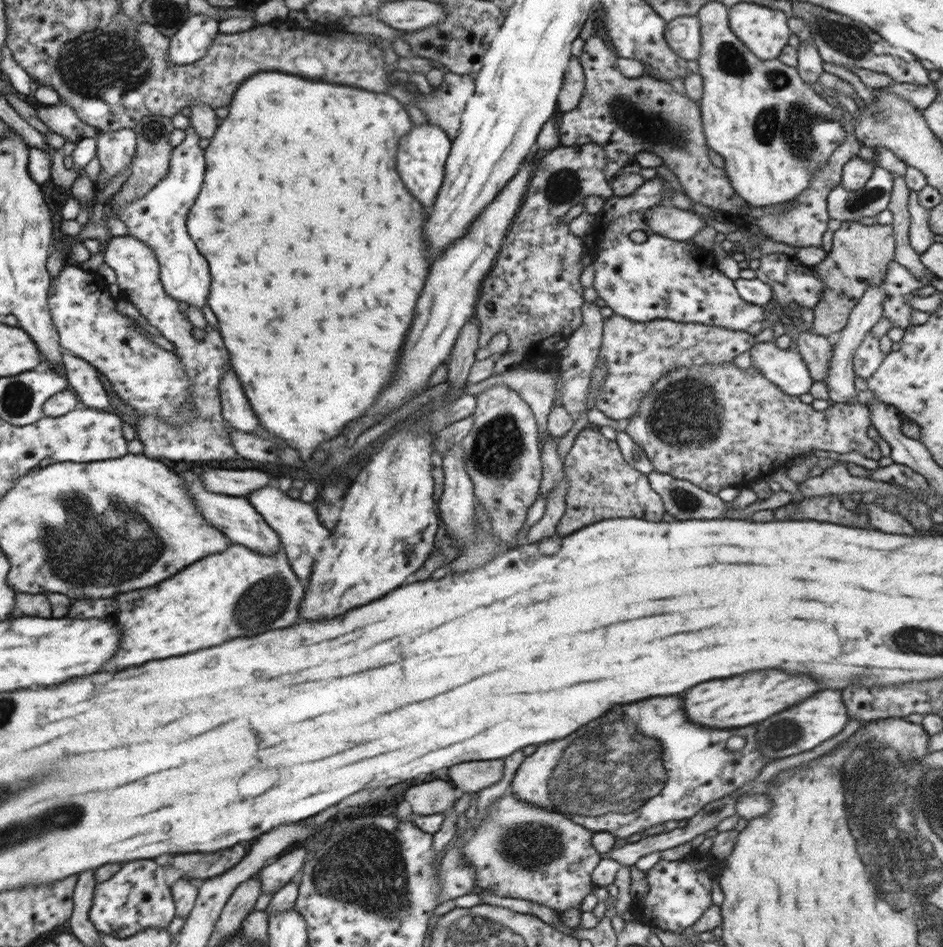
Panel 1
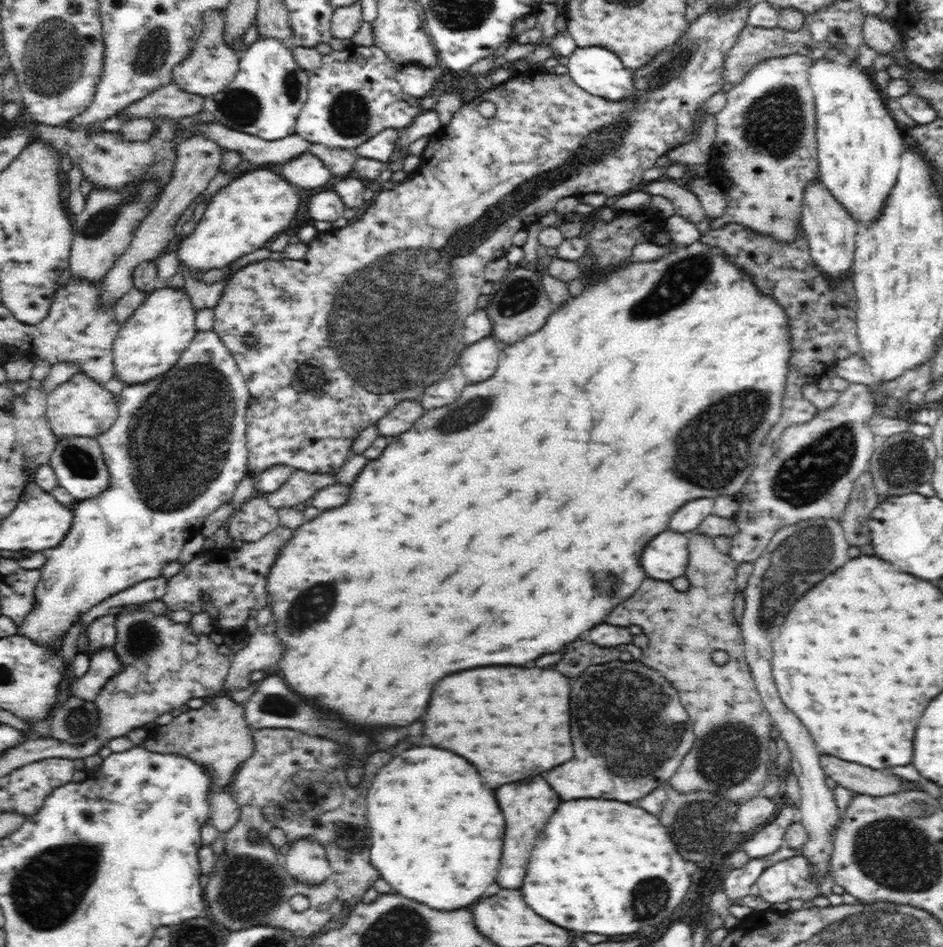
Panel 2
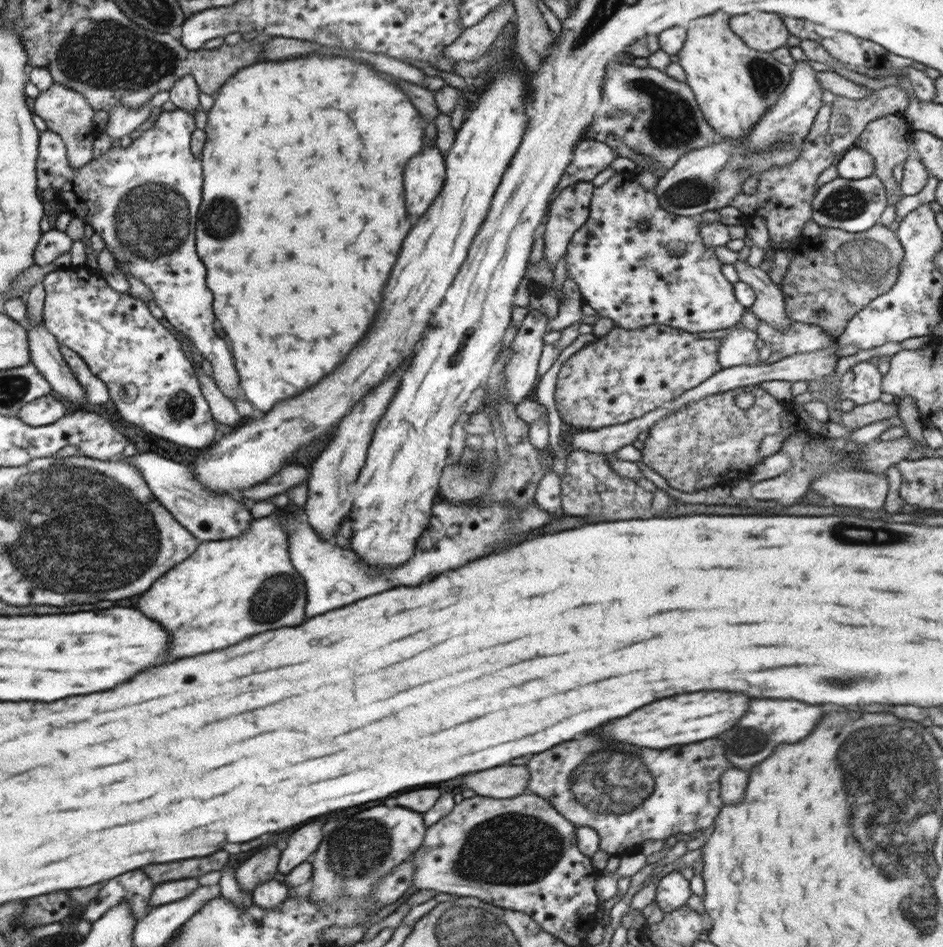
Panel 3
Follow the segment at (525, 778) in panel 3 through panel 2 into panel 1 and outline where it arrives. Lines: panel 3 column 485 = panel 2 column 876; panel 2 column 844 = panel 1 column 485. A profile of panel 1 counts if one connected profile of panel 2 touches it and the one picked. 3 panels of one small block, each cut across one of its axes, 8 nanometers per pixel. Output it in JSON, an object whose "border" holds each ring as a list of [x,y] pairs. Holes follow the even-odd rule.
{"border":[[[484,760],[484,762],[466,762],[448,768],[452,784],[459,794],[475,793],[496,784],[504,777],[502,760]]]}

